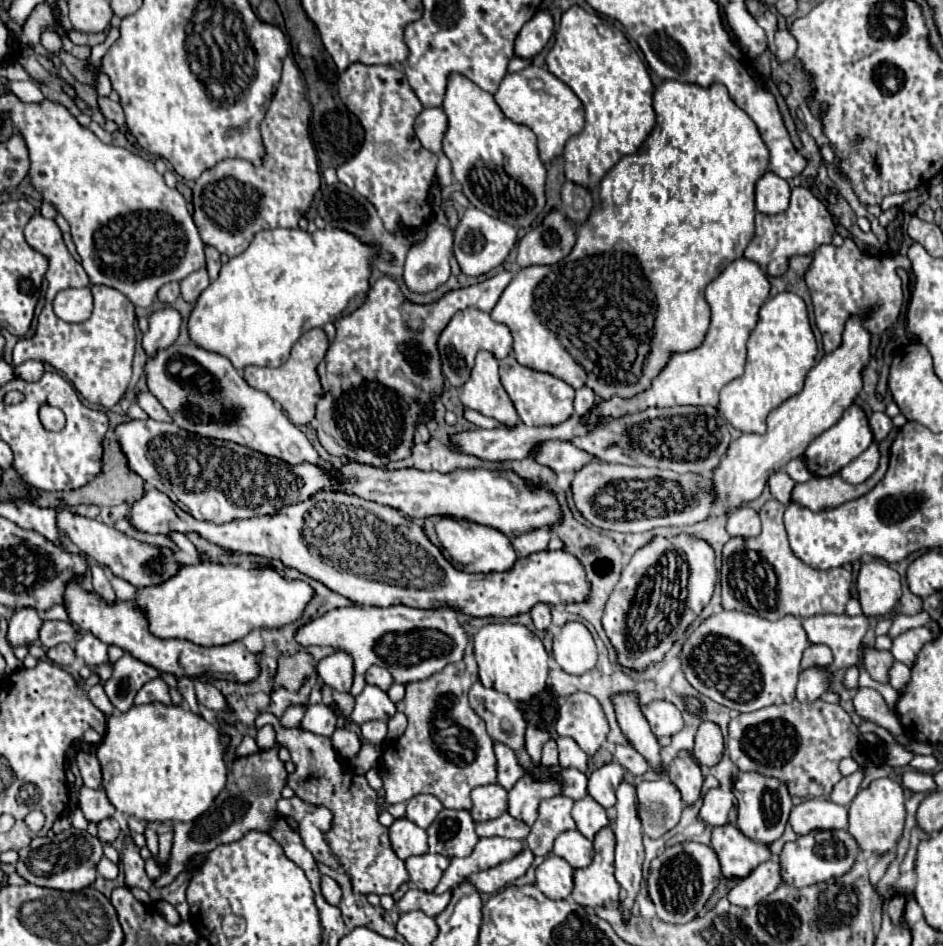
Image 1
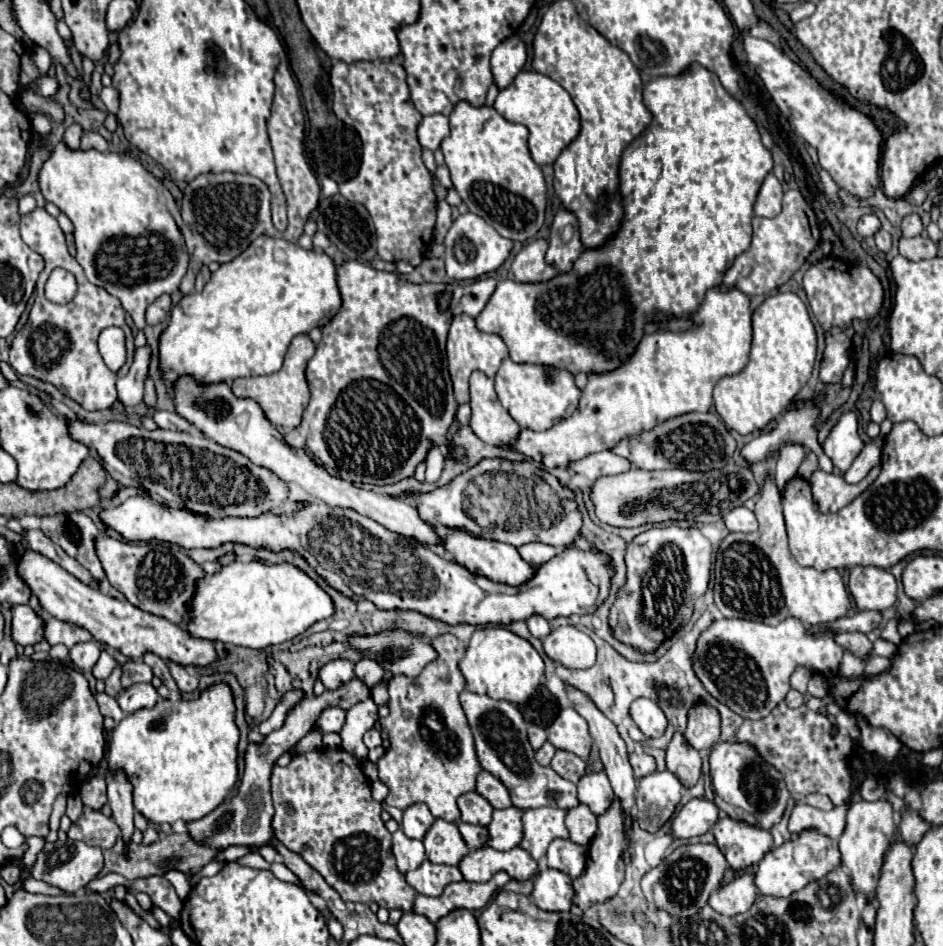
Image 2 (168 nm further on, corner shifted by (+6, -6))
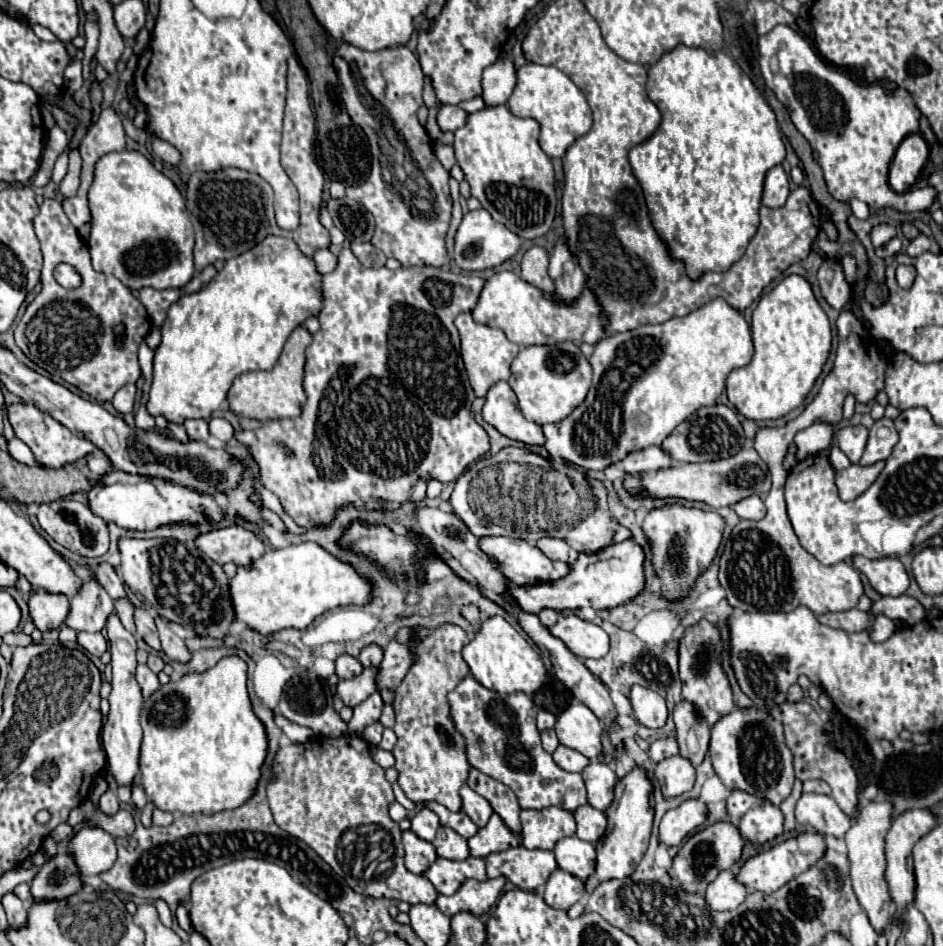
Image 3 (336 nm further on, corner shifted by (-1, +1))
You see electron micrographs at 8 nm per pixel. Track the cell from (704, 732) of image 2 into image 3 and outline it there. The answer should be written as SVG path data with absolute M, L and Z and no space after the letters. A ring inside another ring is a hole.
M701 619L695 627L689 627L679 645L679 677L683 681L683 697L695 705L699 717L703 717L709 727L715 727L721 717L735 709L733 693L719 661L721 649L723 645L715 625L707 623L705 619Z

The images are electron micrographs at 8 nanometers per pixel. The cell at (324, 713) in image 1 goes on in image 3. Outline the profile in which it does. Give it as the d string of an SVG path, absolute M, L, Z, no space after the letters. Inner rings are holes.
M371 667L371 669L363 669L363 673L359 677L353 677L349 681L339 681L337 693L345 707L355 707L361 701L365 701L373 691L377 691L375 673L377 673L377 669Z

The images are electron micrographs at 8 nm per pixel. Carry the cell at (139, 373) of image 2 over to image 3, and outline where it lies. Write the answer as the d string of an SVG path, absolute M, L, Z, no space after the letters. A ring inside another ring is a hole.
M125 385L115 393L111 403L119 413L129 413L129 411L133 411L135 395L137 395L137 385Z

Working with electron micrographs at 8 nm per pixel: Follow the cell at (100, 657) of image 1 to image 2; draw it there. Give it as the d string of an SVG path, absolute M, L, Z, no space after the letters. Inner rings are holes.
M96 640L74 644L70 648L70 660L80 670L92 670L92 666L98 662L98 656L100 656L100 646Z

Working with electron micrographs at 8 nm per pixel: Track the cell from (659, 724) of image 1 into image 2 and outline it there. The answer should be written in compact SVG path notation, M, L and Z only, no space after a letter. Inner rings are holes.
M648 698L634 700L630 706L630 716L636 722L636 726L642 730L642 734L648 738L662 736L668 724L662 708L654 700L648 700Z

